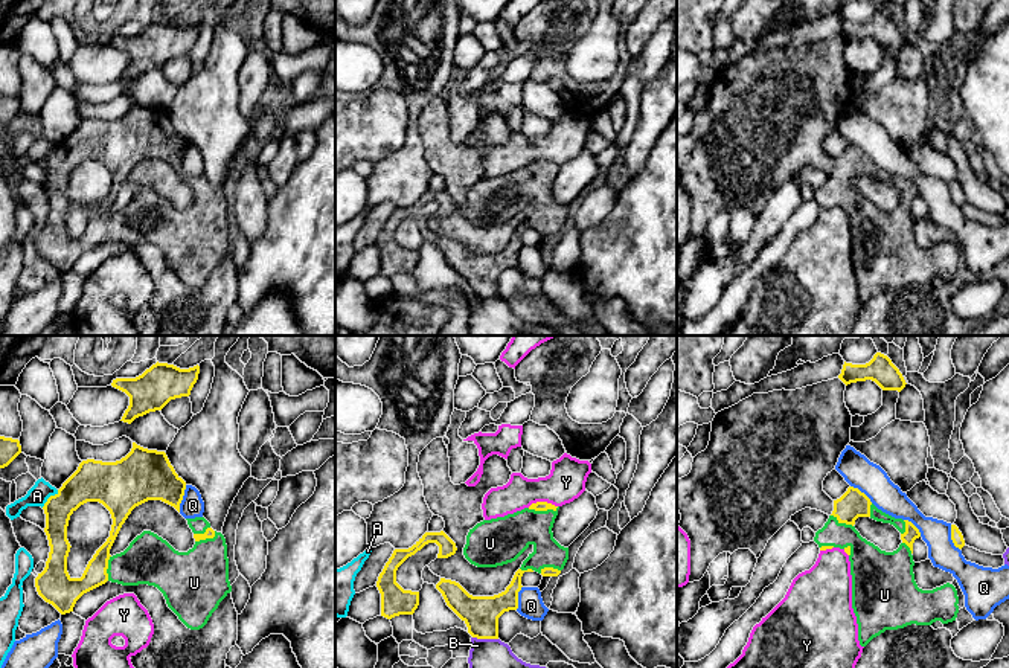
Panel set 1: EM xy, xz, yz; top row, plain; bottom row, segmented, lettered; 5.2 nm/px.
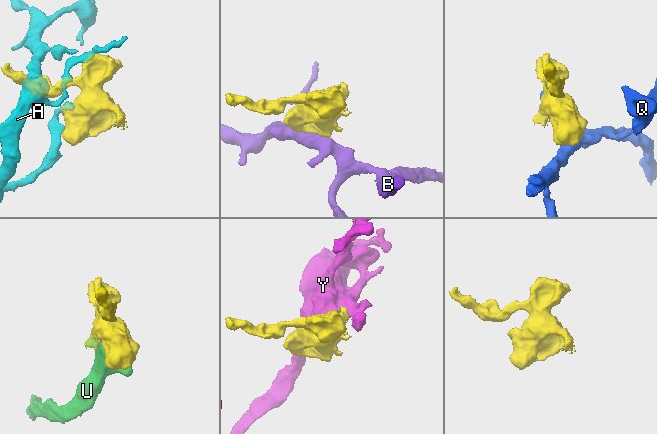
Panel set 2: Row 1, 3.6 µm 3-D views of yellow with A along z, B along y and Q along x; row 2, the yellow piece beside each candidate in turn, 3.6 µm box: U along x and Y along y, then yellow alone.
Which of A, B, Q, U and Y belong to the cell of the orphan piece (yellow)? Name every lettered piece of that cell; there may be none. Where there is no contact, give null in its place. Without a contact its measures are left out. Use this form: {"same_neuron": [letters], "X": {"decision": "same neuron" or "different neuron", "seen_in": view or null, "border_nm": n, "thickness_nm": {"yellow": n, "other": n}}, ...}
{"same_neuron": ["U"], "A": {"decision": "different neuron", "seen_in": "xy", "border_nm": 130, "thickness_nm": {"yellow": 220, "other": 110}}, "B": {"decision": "different neuron", "seen_in": "xz", "border_nm": 140, "thickness_nm": {"yellow": 190, "other": 280}}, "Q": {"decision": "different neuron", "seen_in": "xy", "border_nm": 150, "thickness_nm": {"yellow": 280, "other": 120}}, "U": {"decision": "same neuron", "seen_in": "xz", "border_nm": 170, "thickness_nm": {"yellow": 50, "other": 220}}, "Y": {"decision": "different neuron", "seen_in": "xz", "border_nm": 160, "thickness_nm": {"yellow": 50, "other": 200}}}

